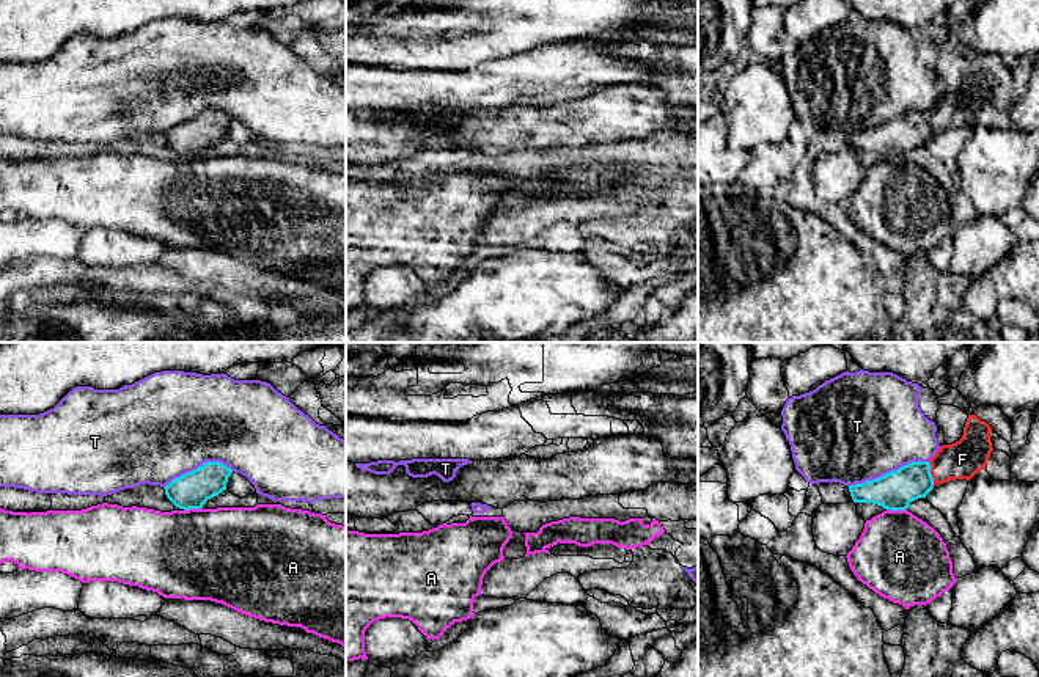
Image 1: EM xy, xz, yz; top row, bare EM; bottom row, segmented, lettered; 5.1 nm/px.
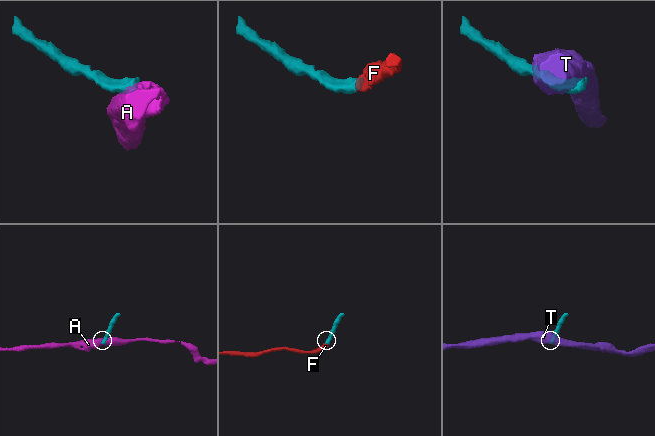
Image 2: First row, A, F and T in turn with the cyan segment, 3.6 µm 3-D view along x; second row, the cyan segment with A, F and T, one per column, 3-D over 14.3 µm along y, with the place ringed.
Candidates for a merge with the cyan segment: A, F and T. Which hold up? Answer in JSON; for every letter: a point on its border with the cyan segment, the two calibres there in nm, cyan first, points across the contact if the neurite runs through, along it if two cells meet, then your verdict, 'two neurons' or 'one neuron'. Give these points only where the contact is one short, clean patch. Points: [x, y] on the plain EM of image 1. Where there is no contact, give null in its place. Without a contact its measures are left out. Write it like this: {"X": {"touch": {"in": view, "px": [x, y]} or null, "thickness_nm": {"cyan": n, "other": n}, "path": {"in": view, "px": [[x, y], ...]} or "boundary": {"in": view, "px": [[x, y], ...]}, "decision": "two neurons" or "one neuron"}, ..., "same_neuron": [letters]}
{"A": {"touch": {"in": "yz", "px": [896, 157]}, "thickness_nm": {"cyan": 200, "other": 440}, "boundary": {"in": "yz", "px": [[887, 156], [906, 157]]}, "decision": "two neurons"}, "F": {"touch": {"in": "yz", "px": [929, 121]}, "thickness_nm": {"cyan": 200, "other": 190}, "path": {"in": "yz", "px": [[895, 139], [929, 121], [962, 107]]}, "decision": "one neuron"}, "T": {"touch": {"in": "yz", "px": [887, 121]}, "thickness_nm": {"cyan": 200, "other": 500}, "decision": "two neurons"}, "same_neuron": ["F"]}

